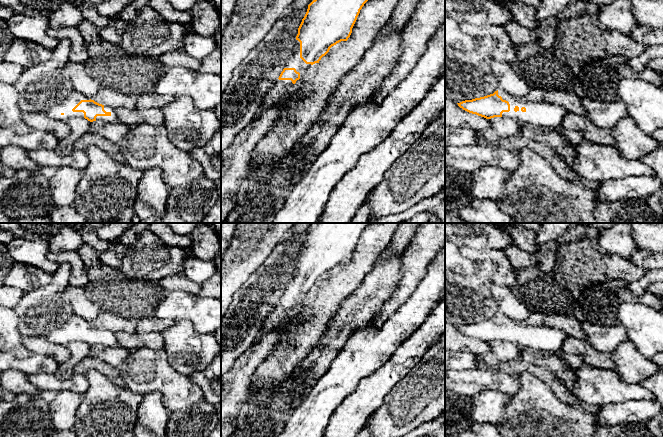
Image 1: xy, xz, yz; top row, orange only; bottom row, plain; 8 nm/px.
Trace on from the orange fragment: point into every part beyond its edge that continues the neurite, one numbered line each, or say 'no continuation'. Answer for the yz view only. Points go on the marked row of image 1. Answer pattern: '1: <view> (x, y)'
1: yz (544, 114)

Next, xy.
1: xy (74, 98)

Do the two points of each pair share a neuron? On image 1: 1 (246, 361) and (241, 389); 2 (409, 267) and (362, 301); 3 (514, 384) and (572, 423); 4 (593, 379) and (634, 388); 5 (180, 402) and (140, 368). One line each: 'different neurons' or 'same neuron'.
1: same neuron
2: different neurons
3: different neurons
4: same neuron
5: same neuron

